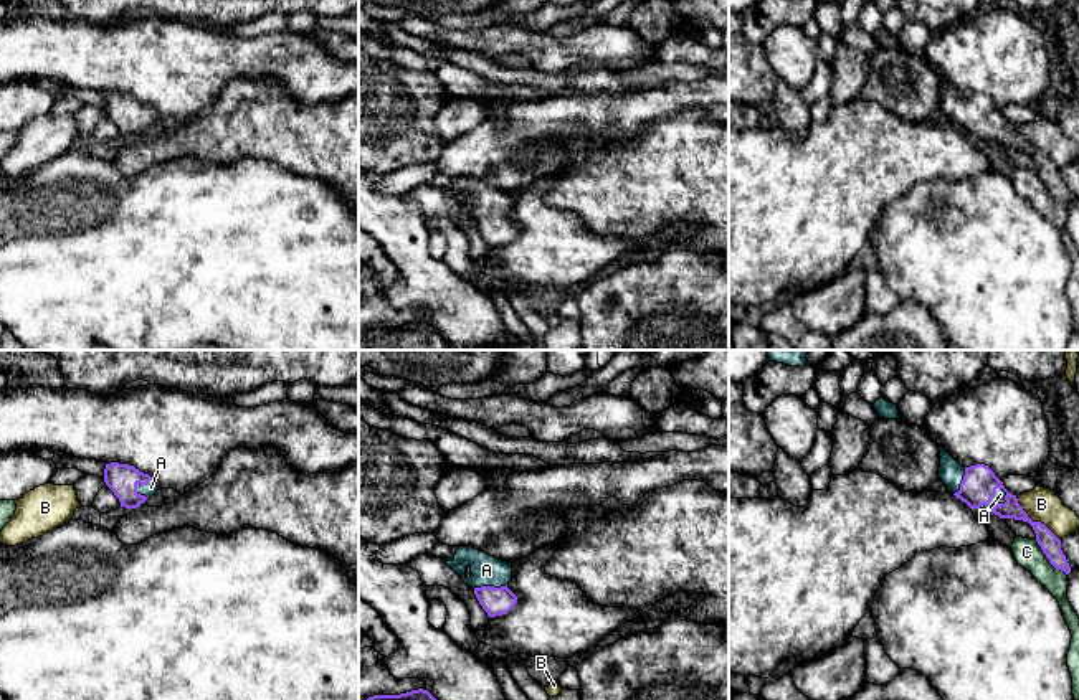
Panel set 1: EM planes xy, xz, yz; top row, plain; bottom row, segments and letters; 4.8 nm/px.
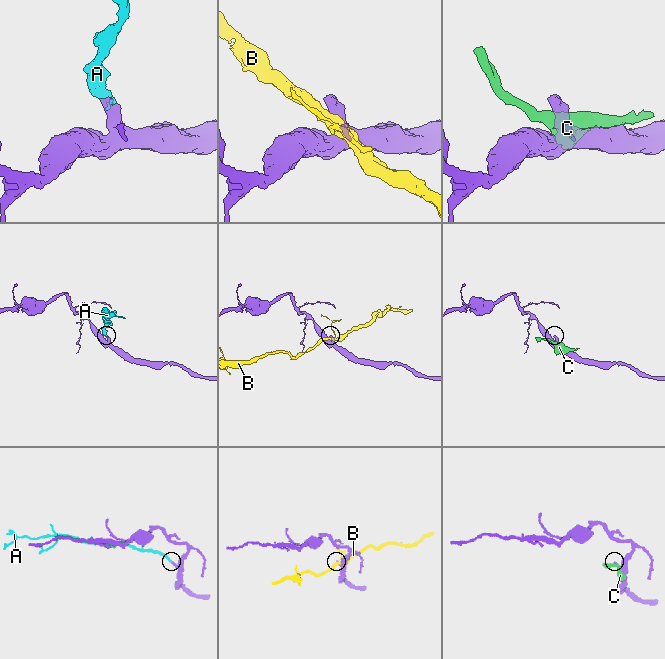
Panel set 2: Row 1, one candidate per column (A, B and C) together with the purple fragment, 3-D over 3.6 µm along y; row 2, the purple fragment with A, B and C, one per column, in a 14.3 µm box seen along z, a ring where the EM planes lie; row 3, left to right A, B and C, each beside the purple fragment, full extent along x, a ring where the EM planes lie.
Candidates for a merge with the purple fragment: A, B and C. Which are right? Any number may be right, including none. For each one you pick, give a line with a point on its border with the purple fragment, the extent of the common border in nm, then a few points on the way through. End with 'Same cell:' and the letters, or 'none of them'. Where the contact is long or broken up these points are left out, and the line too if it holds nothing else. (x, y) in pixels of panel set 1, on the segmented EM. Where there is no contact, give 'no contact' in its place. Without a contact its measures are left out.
A: yz (993, 496) | 160 nm | across yz (979, 486), (993, 496), (1000, 494)
Same cell: A

